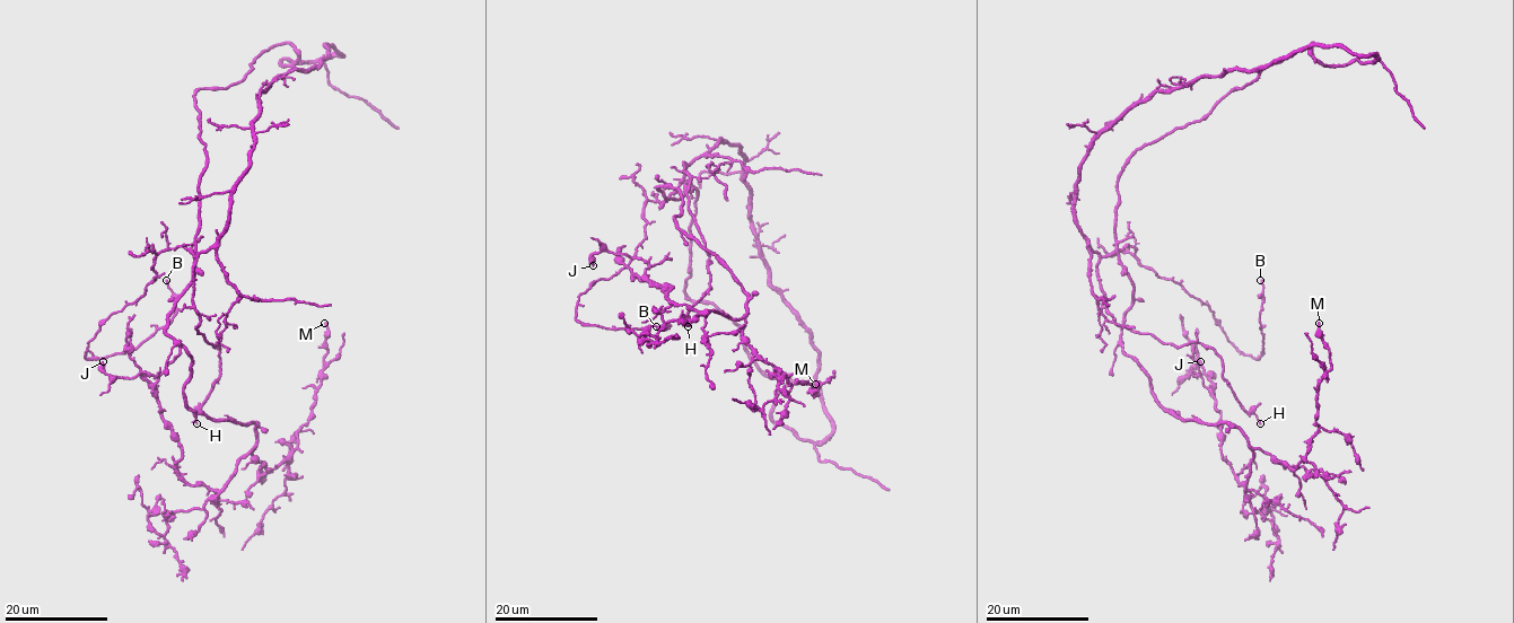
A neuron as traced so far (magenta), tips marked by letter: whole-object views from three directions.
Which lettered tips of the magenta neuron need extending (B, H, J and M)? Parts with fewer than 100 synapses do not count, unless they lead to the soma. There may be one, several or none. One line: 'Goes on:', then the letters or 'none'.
Goes on: none

